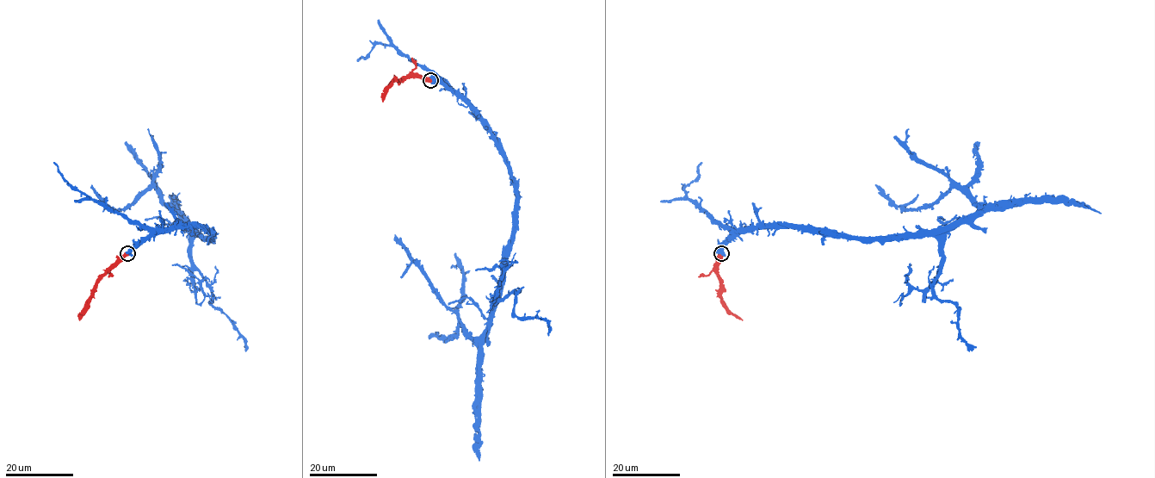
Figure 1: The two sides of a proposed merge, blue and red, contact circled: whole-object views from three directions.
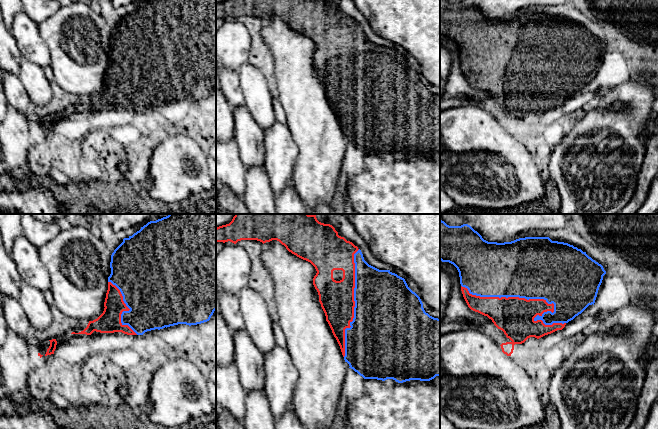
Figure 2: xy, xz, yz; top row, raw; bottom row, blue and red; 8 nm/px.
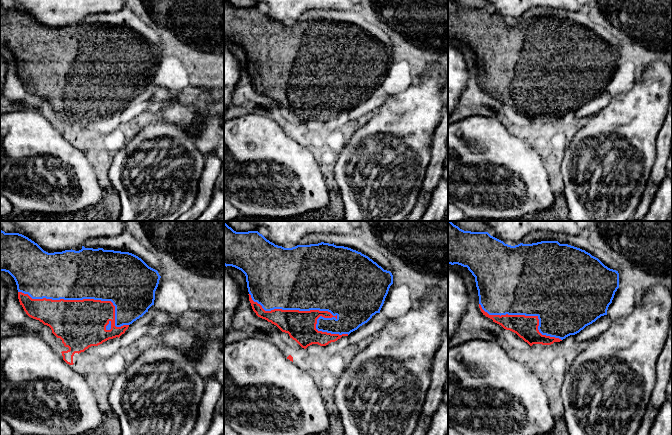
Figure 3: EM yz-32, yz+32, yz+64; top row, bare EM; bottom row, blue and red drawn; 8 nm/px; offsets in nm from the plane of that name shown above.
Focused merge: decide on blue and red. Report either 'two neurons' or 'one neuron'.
one neuron

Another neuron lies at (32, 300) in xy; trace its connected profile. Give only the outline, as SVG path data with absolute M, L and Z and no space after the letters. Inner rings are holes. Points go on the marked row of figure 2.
M23 280L20 284L18 301L36 331L44 330L52 323L50 306L43 292Z

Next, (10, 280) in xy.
M0 233L0 291L3 295L18 299L21 280L12 256L5 250Z

